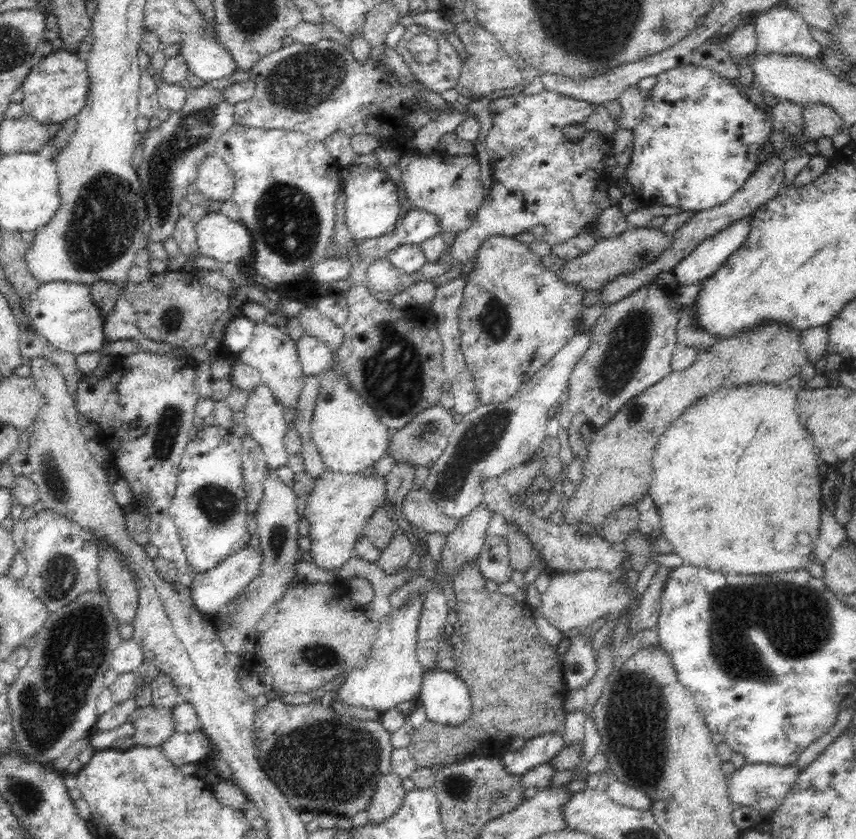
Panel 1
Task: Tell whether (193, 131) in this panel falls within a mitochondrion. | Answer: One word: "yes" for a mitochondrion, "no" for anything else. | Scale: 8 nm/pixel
yes

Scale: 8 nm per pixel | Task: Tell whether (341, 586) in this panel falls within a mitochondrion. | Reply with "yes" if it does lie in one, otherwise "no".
no

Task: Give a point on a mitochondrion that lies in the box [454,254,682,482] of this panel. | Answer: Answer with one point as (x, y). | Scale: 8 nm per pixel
(627, 345)

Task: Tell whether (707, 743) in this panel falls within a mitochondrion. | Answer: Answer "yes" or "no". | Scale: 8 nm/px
no

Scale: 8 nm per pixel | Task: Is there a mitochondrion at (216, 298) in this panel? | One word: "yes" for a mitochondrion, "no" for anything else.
no

